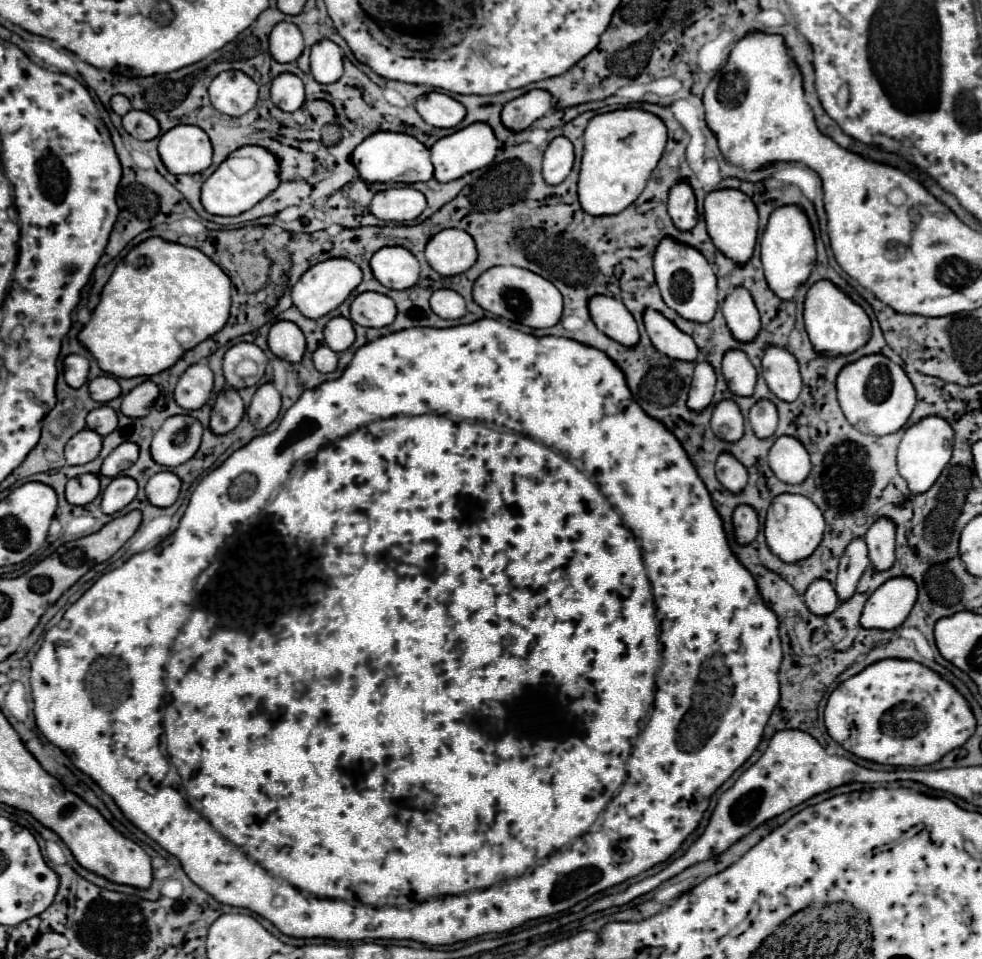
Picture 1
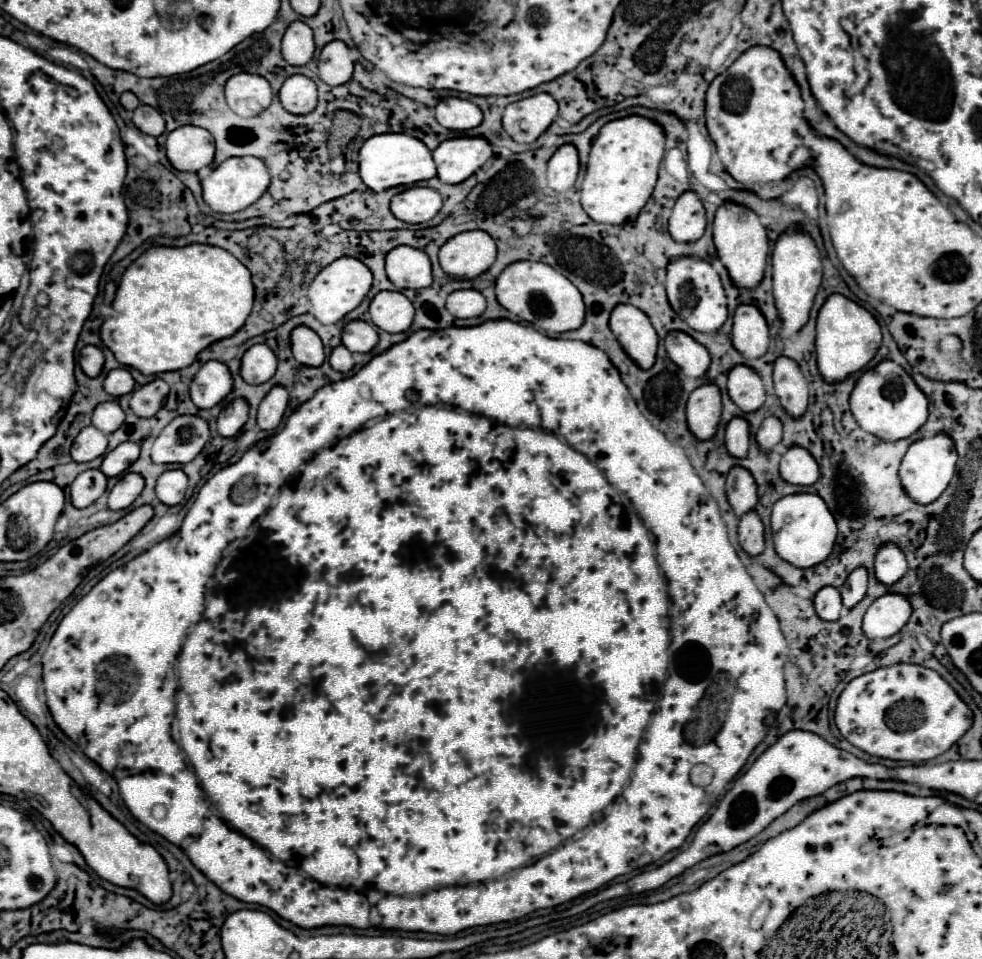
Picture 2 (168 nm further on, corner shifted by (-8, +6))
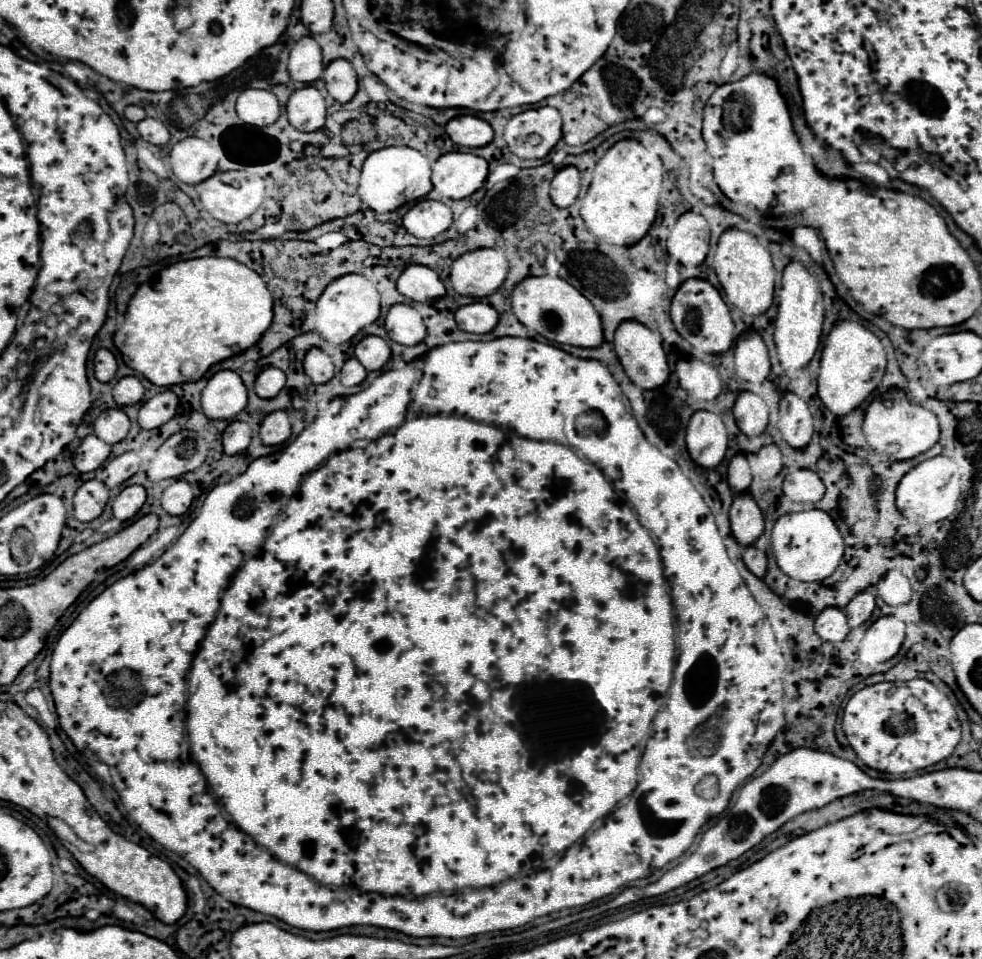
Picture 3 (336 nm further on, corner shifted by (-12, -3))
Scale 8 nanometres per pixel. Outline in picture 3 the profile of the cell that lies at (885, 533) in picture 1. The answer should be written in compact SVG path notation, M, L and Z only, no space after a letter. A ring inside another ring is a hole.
M891 569L877 583L877 595L889 605L905 605L911 599L913 591L909 579L899 569Z

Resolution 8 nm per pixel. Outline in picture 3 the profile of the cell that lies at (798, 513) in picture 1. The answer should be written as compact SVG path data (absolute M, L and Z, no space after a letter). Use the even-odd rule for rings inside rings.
M803 509L781 515L773 525L773 549L779 567L799 581L821 581L829 577L843 559L843 537L823 509Z

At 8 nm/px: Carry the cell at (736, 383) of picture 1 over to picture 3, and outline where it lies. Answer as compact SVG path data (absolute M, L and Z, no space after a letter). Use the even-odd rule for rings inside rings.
M741 391L735 399L733 415L735 415L735 419L737 419L743 433L747 433L749 437L757 437L767 427L769 407L753 391Z

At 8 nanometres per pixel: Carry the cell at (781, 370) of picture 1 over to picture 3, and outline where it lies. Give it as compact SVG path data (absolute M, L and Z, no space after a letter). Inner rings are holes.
M785 391L779 401L779 429L791 447L805 447L813 435L813 415L807 401L793 391Z

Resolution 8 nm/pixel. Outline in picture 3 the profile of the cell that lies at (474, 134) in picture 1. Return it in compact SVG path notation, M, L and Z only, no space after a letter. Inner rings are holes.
M451 151L433 163L433 185L441 197L463 199L477 191L489 173L489 163L473 153Z

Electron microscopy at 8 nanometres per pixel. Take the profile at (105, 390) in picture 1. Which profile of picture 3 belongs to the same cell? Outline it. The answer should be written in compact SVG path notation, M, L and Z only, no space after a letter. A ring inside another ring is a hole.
M123 377L113 387L113 399L117 405L133 405L143 397L143 385L137 377Z

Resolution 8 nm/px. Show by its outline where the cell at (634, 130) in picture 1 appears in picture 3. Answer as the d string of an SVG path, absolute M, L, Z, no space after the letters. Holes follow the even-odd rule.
M621 139L605 151L593 169L591 187L581 203L581 217L589 231L603 241L615 245L631 245L639 241L651 227L661 193L663 161L649 153L637 139Z

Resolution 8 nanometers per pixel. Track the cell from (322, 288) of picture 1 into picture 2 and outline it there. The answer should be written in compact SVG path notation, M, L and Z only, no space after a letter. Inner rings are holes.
M339 258L333 264L325 266L313 280L313 284L309 286L309 302L313 306L313 316L321 322L321 324L337 324L345 318L345 314L349 314L351 310L355 310L365 296L371 290L371 282L373 276L369 272L369 268L365 264L361 264L361 260L357 258Z

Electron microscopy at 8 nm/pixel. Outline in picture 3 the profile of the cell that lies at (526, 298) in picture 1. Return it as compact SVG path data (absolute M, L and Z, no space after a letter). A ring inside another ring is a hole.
M529 275L511 291L511 311L529 329L537 331L551 343L567 343L581 347L595 347L601 343L599 315L591 301L583 297L573 285L555 275Z

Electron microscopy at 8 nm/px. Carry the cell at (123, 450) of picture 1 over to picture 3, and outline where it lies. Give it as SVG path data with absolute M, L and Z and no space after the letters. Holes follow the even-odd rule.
M127 451L119 457L113 457L105 463L103 473L101 473L101 481L109 487L117 487L121 483L125 483L129 477L133 477L139 469L139 457L135 451Z

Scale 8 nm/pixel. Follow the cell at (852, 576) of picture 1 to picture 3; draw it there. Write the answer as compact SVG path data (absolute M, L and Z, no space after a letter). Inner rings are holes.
M865 589L865 593L857 593L857 597L853 597L849 605L843 607L849 627L857 627L863 621L867 621L873 609L875 609L875 595L869 589Z

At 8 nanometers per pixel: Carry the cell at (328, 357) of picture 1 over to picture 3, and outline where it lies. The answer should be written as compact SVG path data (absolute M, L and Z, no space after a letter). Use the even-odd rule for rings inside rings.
M355 357L347 359L345 365L341 367L341 383L343 385L357 385L365 379L365 375L367 375L365 367Z

